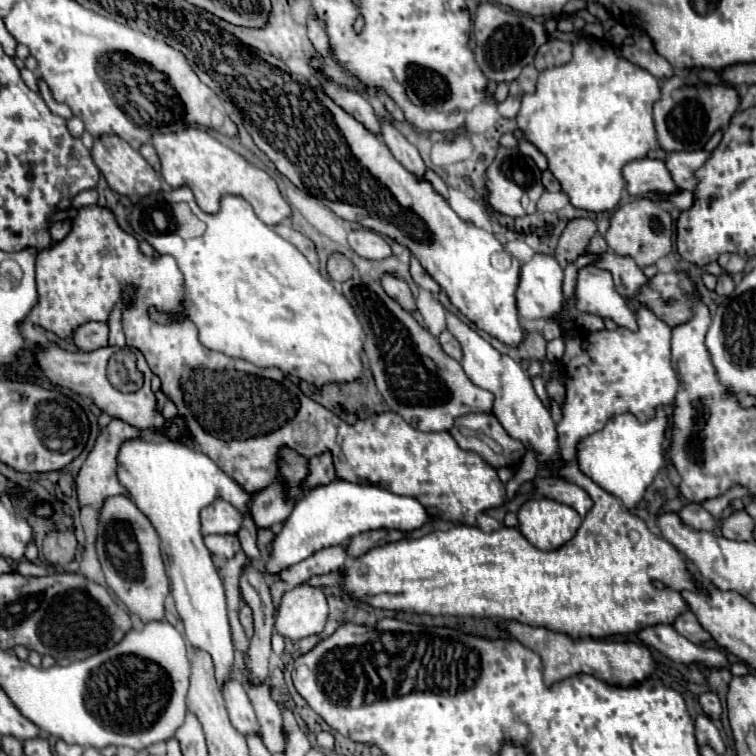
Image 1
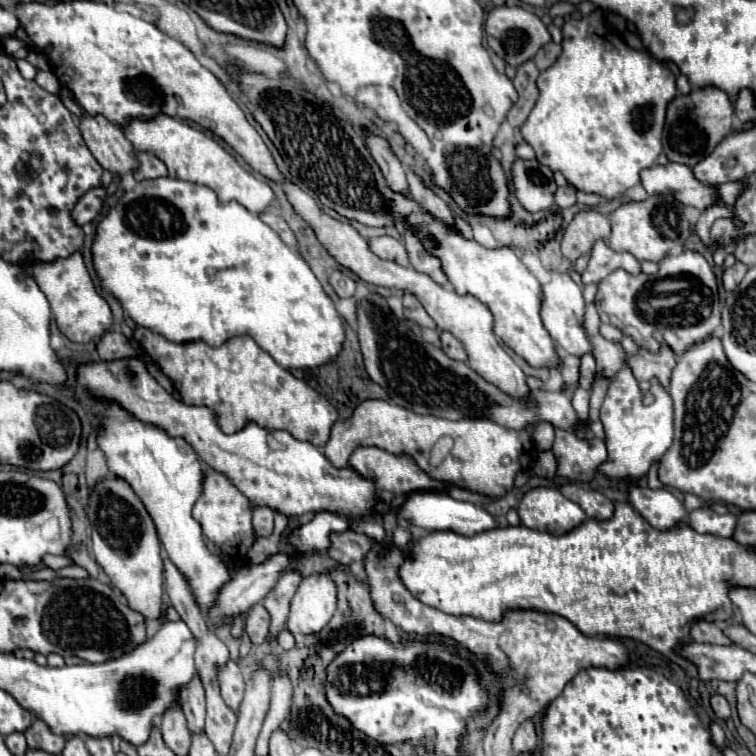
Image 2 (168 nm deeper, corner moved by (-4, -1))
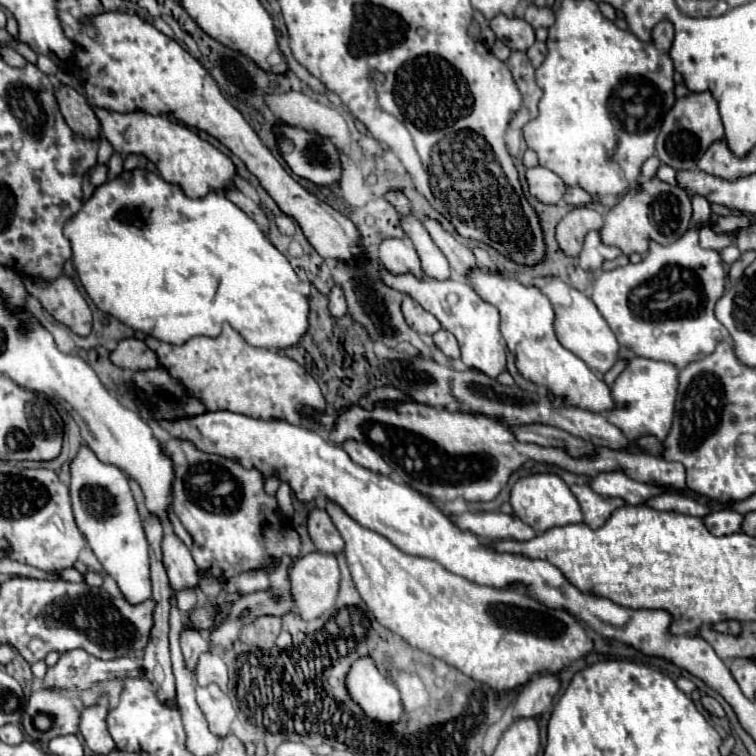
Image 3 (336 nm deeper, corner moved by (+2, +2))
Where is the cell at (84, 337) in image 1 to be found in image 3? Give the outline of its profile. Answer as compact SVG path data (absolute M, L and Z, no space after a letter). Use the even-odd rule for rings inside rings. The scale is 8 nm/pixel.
M124 338L124 340L120 340L116 350L110 354L110 360L116 366L132 370L132 372L158 368L156 354L144 344L144 340L138 340L138 338Z

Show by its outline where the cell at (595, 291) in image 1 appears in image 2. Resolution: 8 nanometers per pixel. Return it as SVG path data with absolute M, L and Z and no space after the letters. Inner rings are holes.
M690 249L678 255L666 255L654 275L630 275L624 269L616 269L600 281L596 307L602 323L628 329L622 333L652 353L660 351L660 341L656 341L654 333L660 333L664 343L680 357L688 347L716 337L720 329L720 299L714 267L702 253Z

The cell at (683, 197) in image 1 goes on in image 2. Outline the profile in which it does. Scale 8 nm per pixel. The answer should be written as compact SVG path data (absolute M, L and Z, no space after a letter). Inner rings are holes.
M724 183L722 187L718 187L718 197L722 199L722 205L732 207L734 201L742 195L742 191L746 189L746 183Z

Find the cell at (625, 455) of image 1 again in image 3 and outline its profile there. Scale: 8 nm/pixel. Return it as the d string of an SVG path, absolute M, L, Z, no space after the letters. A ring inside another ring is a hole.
M634 356L628 360L622 374L616 378L610 388L614 408L606 412L606 418L622 430L622 434L634 442L642 436L654 436L664 440L674 416L674 396L678 388L678 370L668 362L658 362L642 356Z

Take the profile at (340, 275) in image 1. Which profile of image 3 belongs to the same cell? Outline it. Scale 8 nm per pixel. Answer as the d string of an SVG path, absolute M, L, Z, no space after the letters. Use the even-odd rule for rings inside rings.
M334 286L334 288L330 290L330 296L328 296L328 298L330 298L330 304L328 304L330 314L336 316L336 318L344 316L344 314L346 314L346 296L344 296L342 288L340 288L340 286Z

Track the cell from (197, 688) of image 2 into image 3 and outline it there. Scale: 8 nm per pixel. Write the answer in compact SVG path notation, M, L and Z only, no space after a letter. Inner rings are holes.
M182 630L180 634L180 646L182 646L182 654L184 654L184 662L186 668L192 672L192 678L196 678L196 664L198 664L198 656L202 652L210 652L210 642L194 630Z

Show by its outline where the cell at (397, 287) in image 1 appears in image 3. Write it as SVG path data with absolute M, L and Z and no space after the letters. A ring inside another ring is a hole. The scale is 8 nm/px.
M406 296L404 302L402 302L402 314L404 314L408 326L414 328L416 332L434 334L434 332L438 332L442 328L440 322L430 312L426 312L416 300L412 300L410 296Z

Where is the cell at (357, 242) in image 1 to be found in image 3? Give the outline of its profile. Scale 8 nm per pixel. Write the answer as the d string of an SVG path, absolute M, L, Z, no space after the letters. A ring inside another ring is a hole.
M386 238L378 246L378 258L386 266L386 270L394 274L410 272L414 276L422 276L418 254L414 252L414 246L408 240L400 238Z

